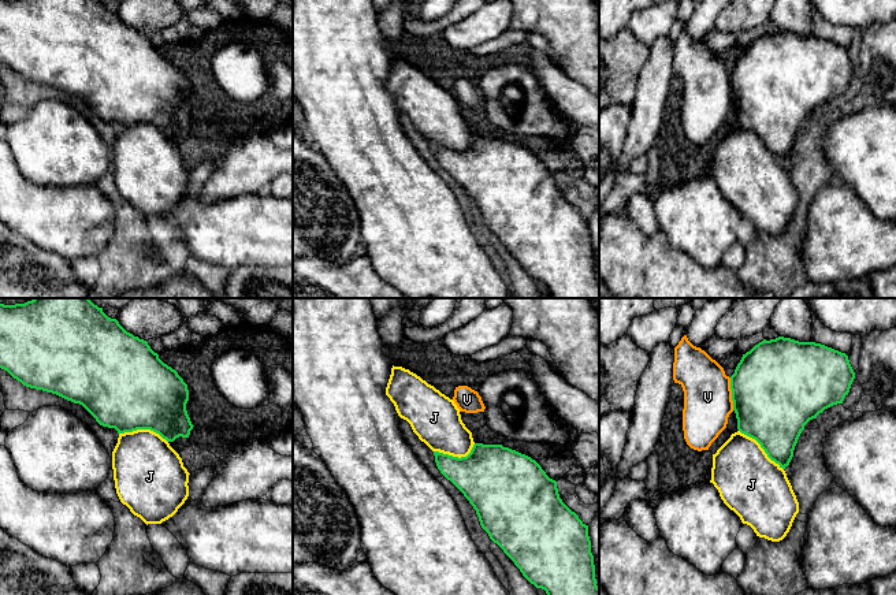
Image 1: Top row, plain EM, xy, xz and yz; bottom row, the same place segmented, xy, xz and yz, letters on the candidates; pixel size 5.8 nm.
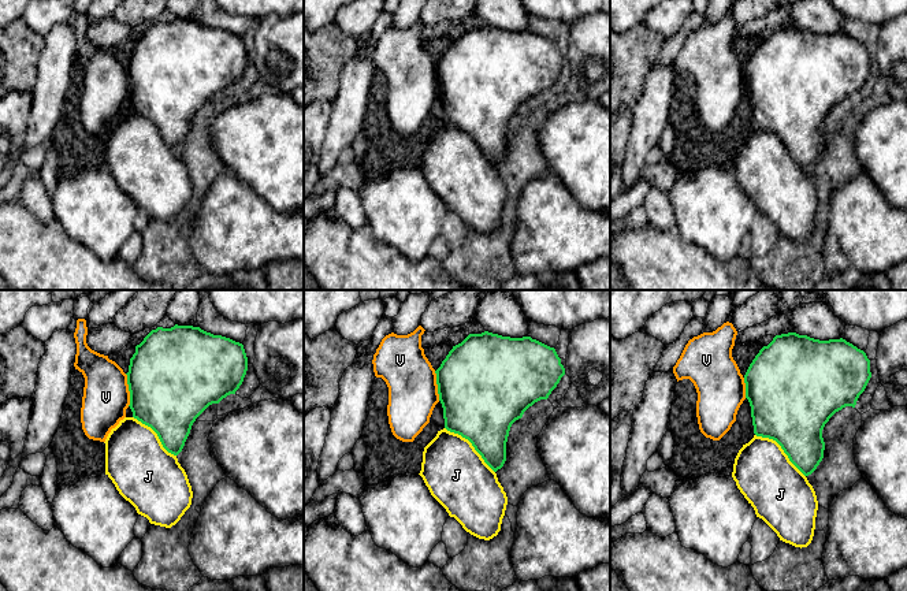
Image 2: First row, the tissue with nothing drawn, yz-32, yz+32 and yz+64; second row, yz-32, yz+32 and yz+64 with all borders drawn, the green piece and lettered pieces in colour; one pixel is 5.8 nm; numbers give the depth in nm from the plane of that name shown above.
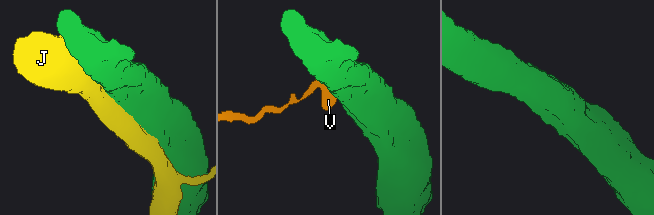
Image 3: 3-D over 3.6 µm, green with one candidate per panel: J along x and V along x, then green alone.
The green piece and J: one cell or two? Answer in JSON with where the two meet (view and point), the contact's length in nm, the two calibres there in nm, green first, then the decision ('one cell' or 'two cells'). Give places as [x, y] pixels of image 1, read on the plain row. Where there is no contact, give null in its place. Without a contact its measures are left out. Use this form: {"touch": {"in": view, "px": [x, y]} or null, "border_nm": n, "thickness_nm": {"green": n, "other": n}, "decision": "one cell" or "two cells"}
{"touch": {"in": "yz", "px": [761, 140]}, "border_nm": 360, "thickness_nm": {"green": 440, "other": 380}, "decision": "one cell"}

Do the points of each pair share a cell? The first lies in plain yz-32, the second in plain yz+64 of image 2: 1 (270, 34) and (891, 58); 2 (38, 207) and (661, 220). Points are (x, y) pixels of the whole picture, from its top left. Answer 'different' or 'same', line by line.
1: same
2: same

